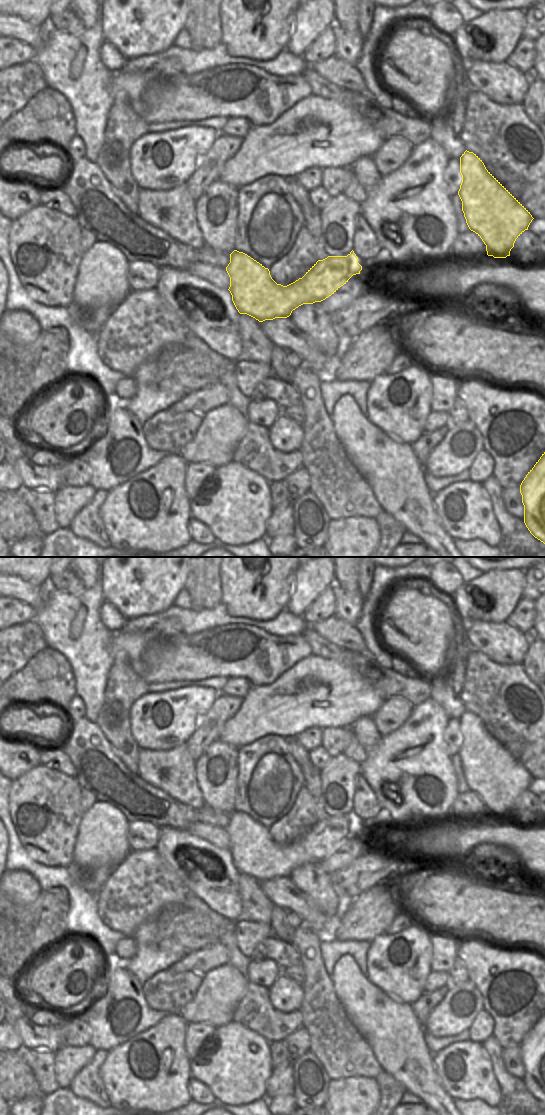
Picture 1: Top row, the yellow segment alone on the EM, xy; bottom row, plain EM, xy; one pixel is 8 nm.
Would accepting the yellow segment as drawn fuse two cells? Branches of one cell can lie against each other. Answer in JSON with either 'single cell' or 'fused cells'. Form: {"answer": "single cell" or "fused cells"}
{"answer": "fused cells"}

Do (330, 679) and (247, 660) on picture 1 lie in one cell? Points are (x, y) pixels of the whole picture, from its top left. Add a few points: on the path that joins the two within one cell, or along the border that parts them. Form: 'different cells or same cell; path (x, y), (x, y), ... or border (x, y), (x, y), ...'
different cells; border (308, 656), (294, 663), (269, 683)

